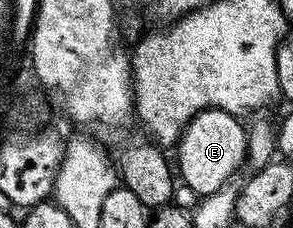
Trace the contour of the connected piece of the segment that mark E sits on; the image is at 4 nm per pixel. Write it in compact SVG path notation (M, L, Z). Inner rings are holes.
M209 107L207 111L198 112L180 132L178 175L182 183L189 186L196 196L203 197L214 193L231 180L228 178L240 166L242 168L245 166L248 158L248 132L245 124L242 125L240 122L235 115Z

